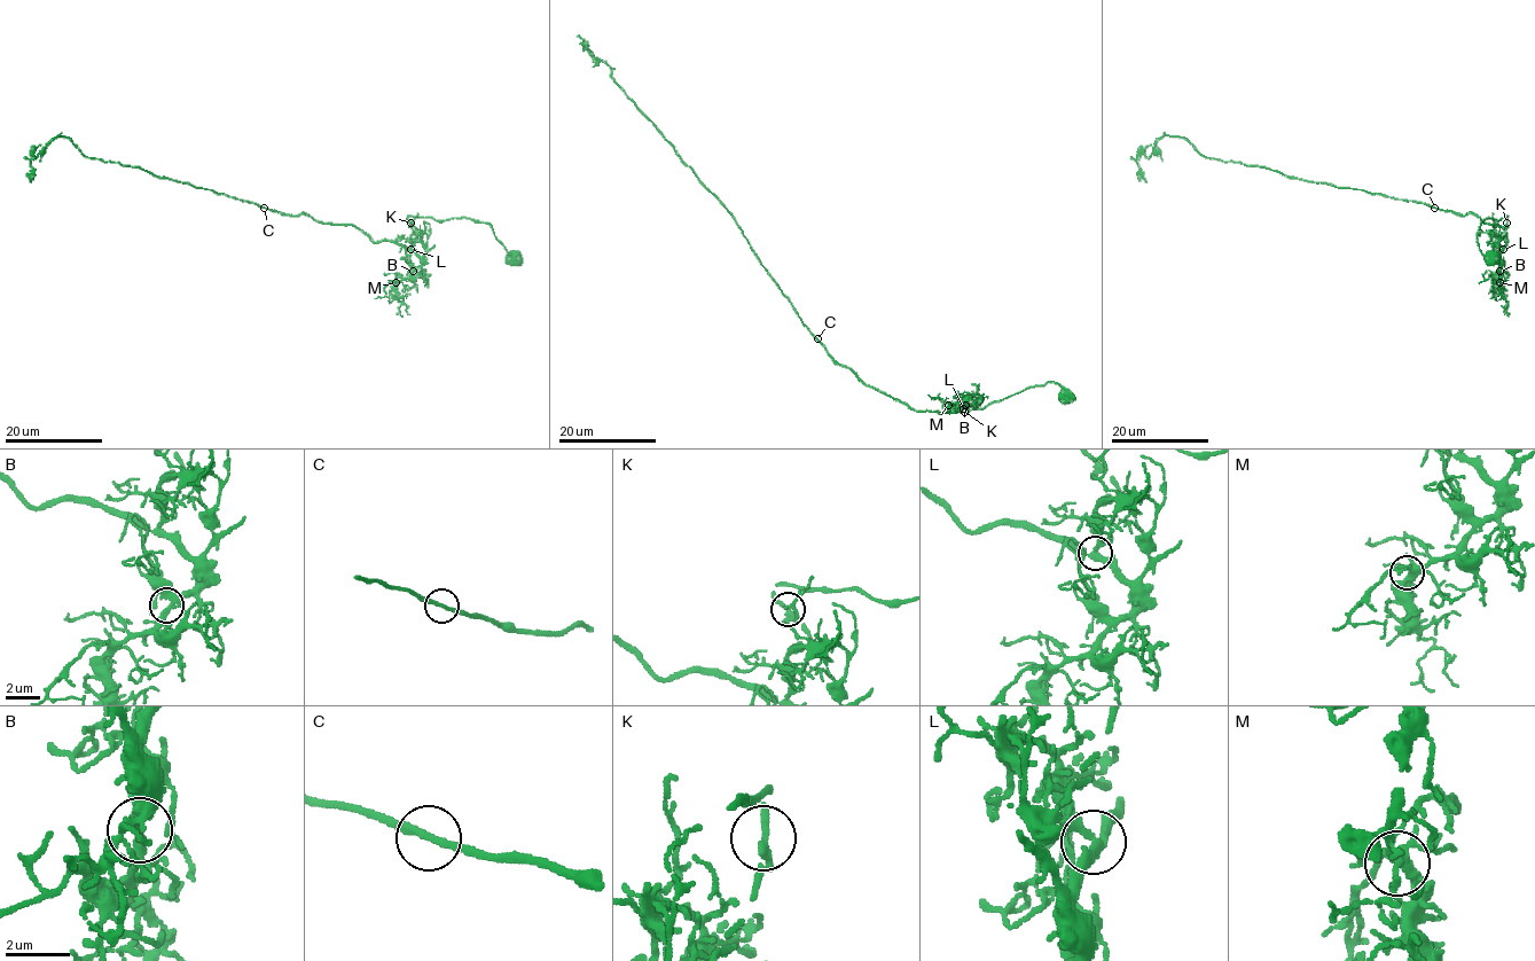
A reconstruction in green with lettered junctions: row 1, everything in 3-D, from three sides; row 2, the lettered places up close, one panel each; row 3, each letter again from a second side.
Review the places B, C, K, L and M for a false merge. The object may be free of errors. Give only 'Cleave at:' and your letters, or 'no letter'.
Cleave at: no letter

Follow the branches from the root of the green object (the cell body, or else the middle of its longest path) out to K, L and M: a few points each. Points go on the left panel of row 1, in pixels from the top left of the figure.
K: (514, 256), (507, 250), (493, 228), (485, 223), (467, 218), (435, 220), (408, 217), (412, 223)
L: (514, 256), (488, 224), (467, 218), (408, 217), (417, 231), (409, 236), (409, 248)
M: (514, 256), (488, 224), (408, 217), (417, 231), (409, 236), (412, 249), (421, 264), (396, 282)

